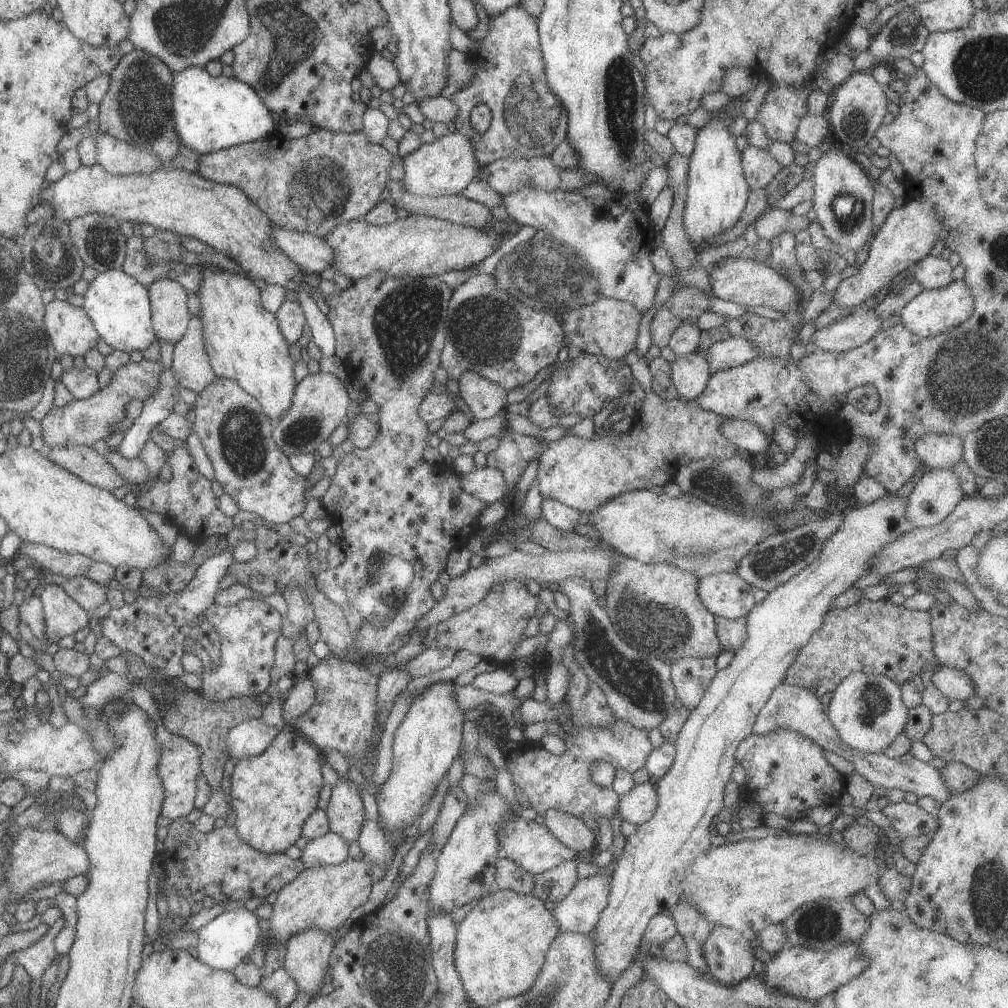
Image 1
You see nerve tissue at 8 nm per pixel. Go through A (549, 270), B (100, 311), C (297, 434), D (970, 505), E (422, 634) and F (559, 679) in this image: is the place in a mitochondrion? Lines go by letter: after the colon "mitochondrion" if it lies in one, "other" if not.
A: mitochondrion
B: other
C: mitochondrion
D: other
E: other
F: other

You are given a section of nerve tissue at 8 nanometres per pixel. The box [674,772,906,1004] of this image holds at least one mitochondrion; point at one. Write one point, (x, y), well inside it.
(815, 922)

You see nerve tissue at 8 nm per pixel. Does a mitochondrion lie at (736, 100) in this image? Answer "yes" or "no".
no

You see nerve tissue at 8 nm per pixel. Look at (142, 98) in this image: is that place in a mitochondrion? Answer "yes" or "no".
yes

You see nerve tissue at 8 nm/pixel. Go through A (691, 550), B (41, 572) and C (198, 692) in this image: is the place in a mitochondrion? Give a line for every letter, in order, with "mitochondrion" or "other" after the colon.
A: mitochondrion
B: other
C: other

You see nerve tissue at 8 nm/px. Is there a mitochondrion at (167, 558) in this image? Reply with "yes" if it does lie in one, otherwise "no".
no

